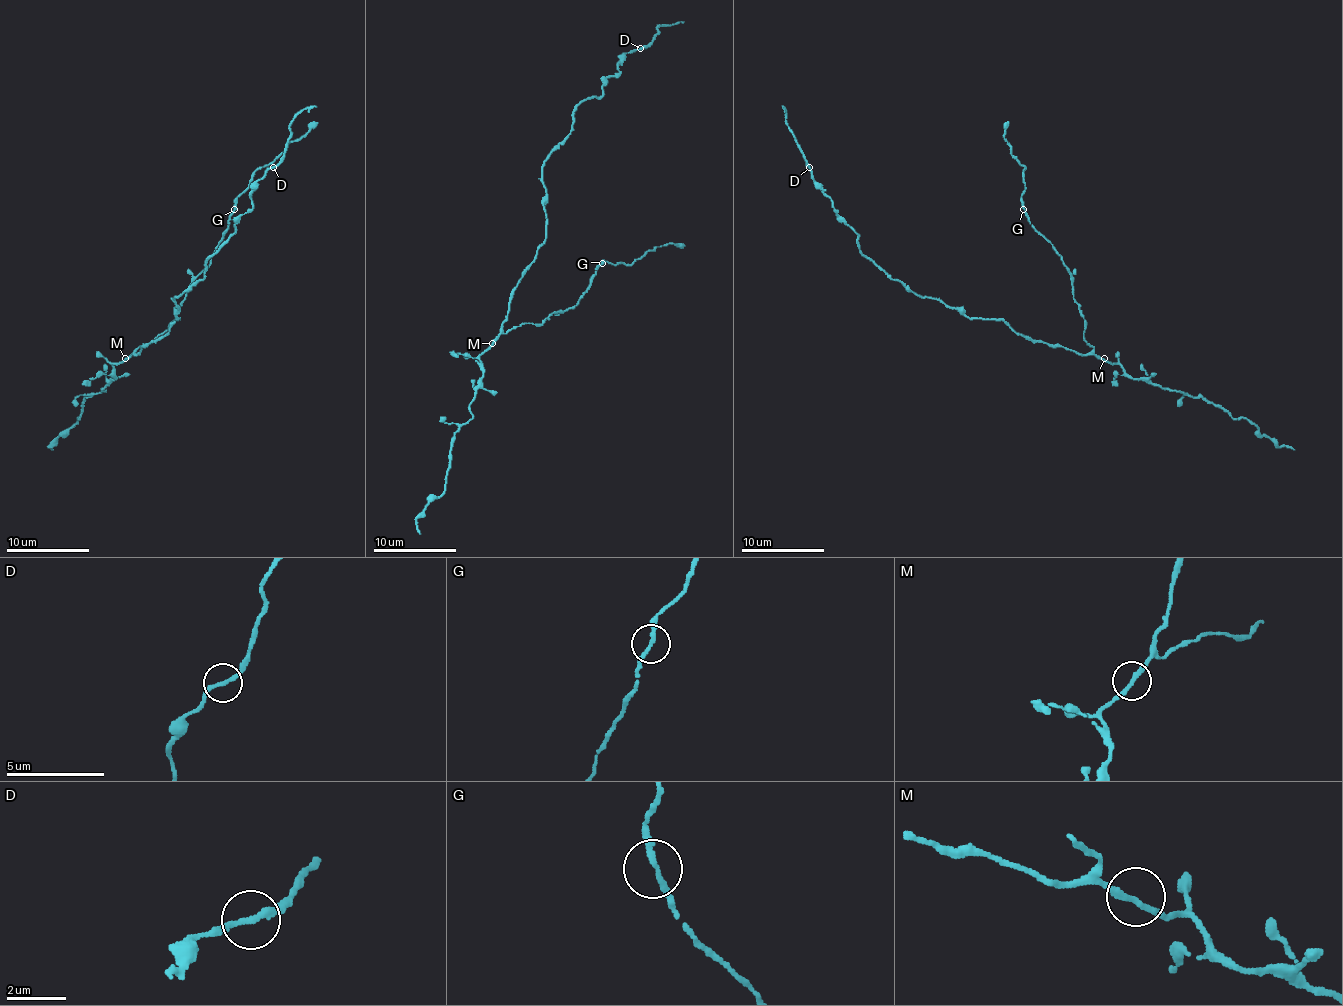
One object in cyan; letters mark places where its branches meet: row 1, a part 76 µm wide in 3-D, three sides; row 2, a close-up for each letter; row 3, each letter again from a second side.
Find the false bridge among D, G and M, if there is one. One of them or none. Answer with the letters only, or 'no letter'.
D

